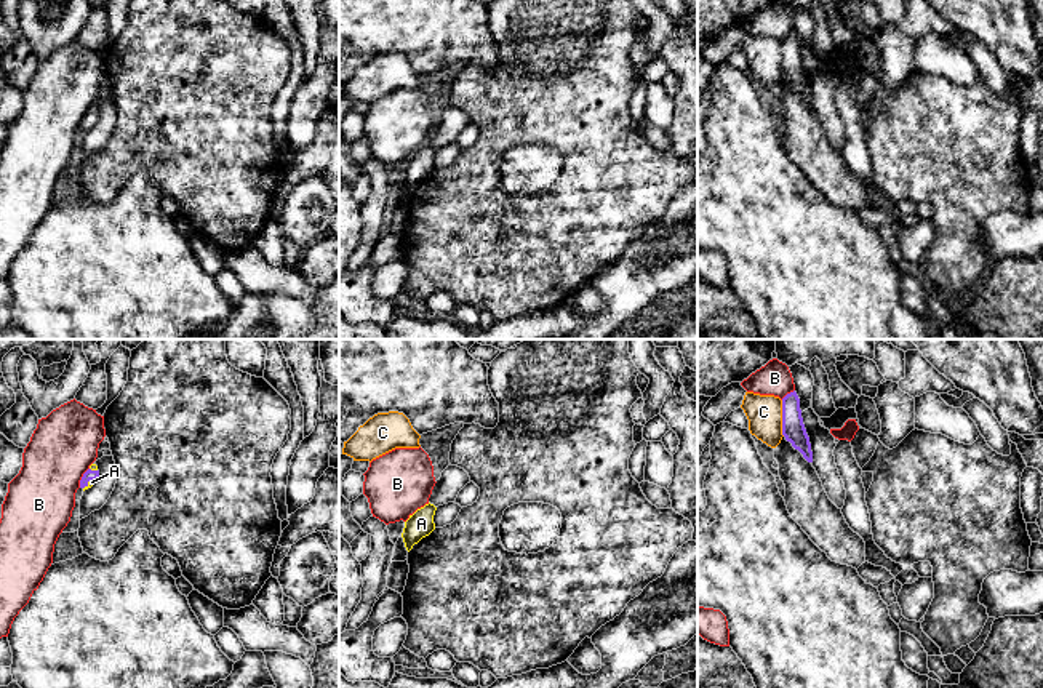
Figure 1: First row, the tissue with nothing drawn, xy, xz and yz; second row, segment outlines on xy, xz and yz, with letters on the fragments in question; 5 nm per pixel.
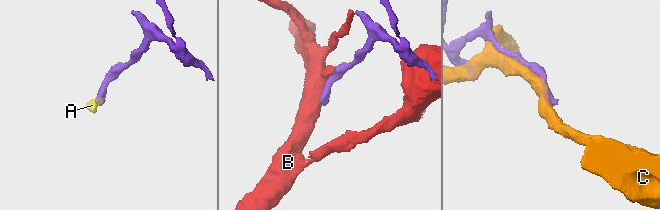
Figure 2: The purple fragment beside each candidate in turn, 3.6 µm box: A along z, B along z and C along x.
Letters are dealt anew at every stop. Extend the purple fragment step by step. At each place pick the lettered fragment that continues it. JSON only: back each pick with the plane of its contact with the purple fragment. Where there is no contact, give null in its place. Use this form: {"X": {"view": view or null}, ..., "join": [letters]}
{"A": {"view": "xy"}, "join": ["A"]}

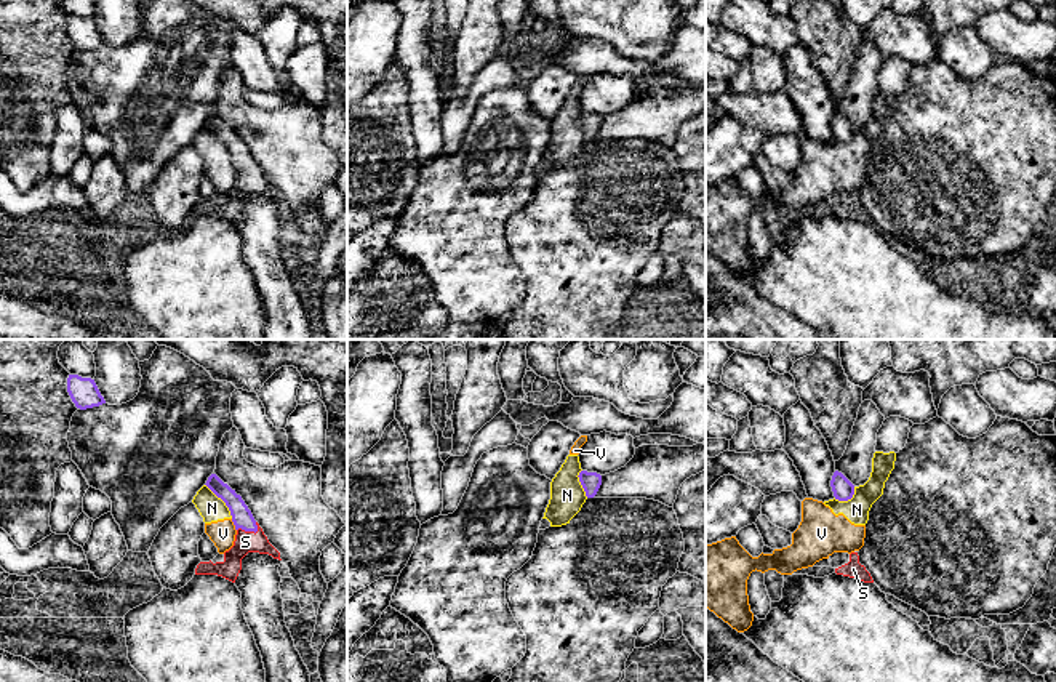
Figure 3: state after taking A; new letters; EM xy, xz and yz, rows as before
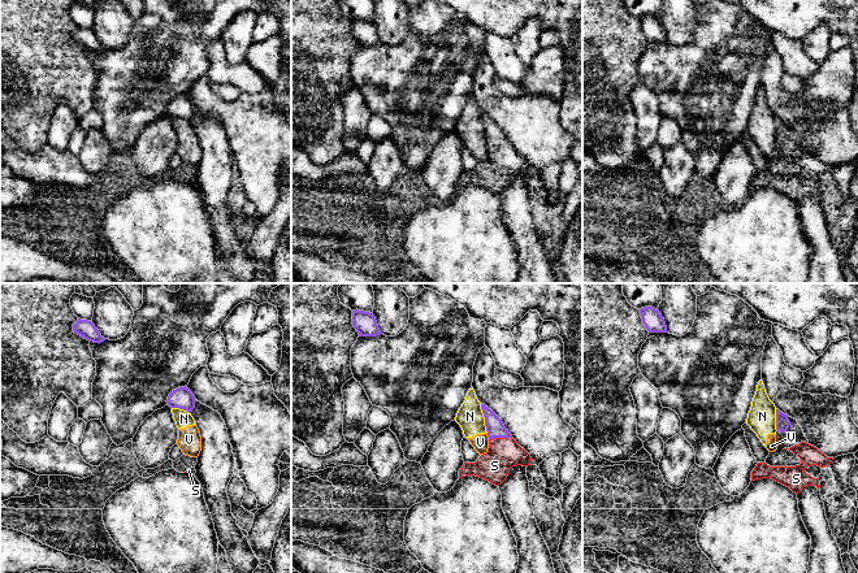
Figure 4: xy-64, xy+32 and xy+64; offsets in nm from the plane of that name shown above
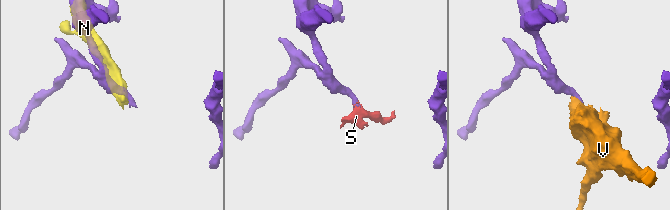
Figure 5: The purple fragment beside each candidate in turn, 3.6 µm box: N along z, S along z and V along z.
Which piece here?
{"S": {"view": "xy"}, "join": ["S"]}

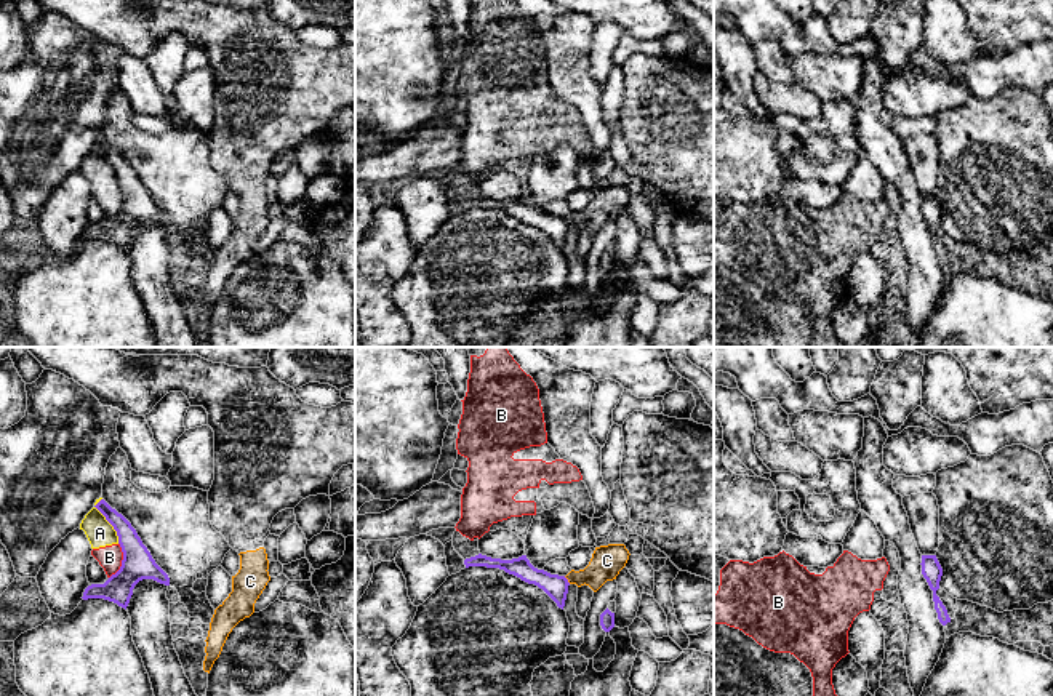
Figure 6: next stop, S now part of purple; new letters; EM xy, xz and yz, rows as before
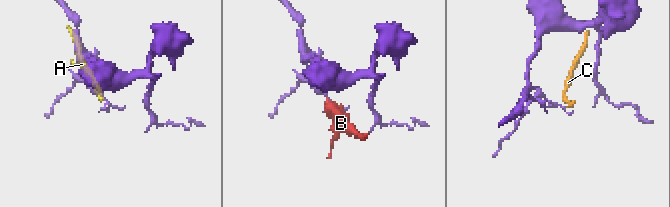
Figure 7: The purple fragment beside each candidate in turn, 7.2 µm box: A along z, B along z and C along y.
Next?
{"join": []}

